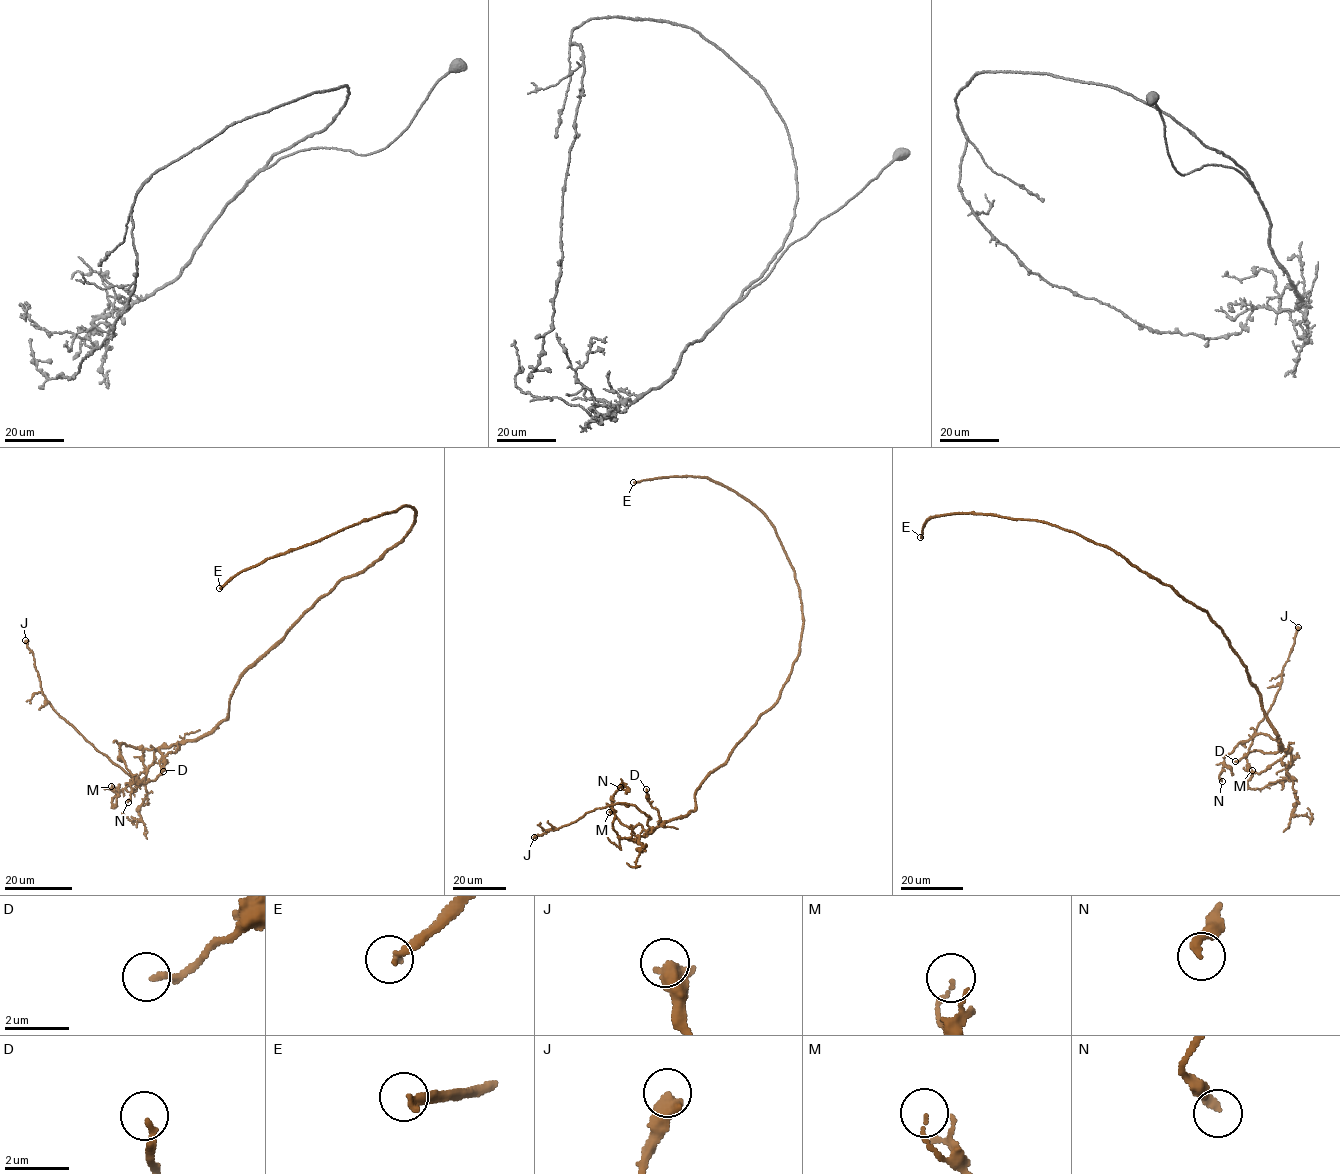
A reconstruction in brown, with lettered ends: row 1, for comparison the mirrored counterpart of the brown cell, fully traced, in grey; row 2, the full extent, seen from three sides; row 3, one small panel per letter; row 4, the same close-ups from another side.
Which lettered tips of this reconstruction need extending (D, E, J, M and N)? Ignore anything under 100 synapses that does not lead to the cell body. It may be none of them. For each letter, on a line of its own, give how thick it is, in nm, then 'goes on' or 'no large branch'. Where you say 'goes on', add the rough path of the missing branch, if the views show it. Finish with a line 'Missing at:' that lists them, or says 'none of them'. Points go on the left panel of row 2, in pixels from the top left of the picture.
D: calibre 180 nm; no large branch
E: calibre 260 nm; goes on; course (219, 588), (174, 634), (172, 747), (153, 798), (122, 830), (95, 821), (76, 846), (38, 833), (58, 778)
J: calibre 550 nm; no large branch
M: calibre 90 nm; no large branch
N: calibre 280 nm; no large branch
Missing at: E

